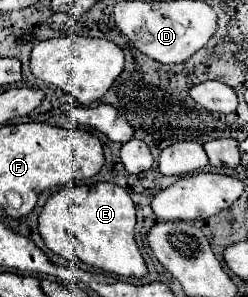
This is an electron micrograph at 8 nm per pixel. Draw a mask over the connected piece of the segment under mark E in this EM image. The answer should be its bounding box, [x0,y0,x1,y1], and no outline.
[37,182,147,278]

